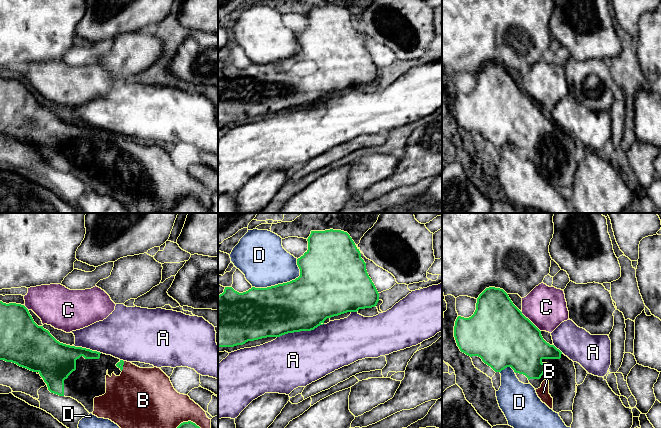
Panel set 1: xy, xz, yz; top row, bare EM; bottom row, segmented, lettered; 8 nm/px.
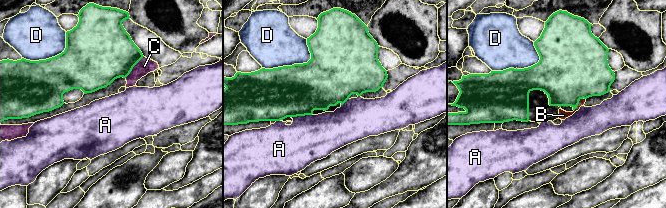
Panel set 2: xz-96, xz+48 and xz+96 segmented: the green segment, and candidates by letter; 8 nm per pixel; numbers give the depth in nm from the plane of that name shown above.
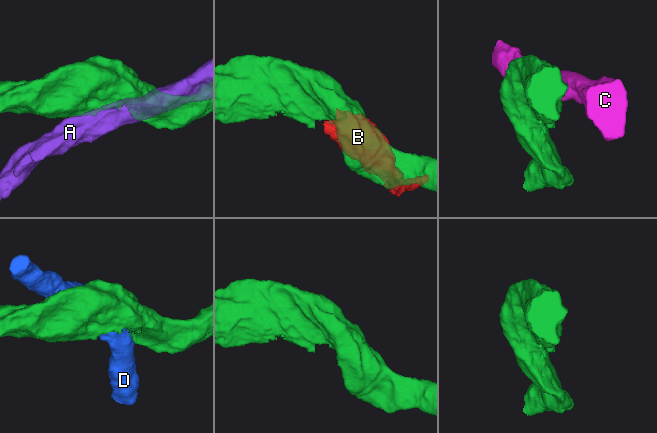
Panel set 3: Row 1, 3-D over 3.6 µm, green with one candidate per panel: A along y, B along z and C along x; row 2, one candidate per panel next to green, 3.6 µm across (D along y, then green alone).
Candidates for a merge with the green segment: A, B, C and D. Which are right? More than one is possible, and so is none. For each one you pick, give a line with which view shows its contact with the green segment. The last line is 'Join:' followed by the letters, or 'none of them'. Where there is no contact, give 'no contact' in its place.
B: contact in xy
Join: B

